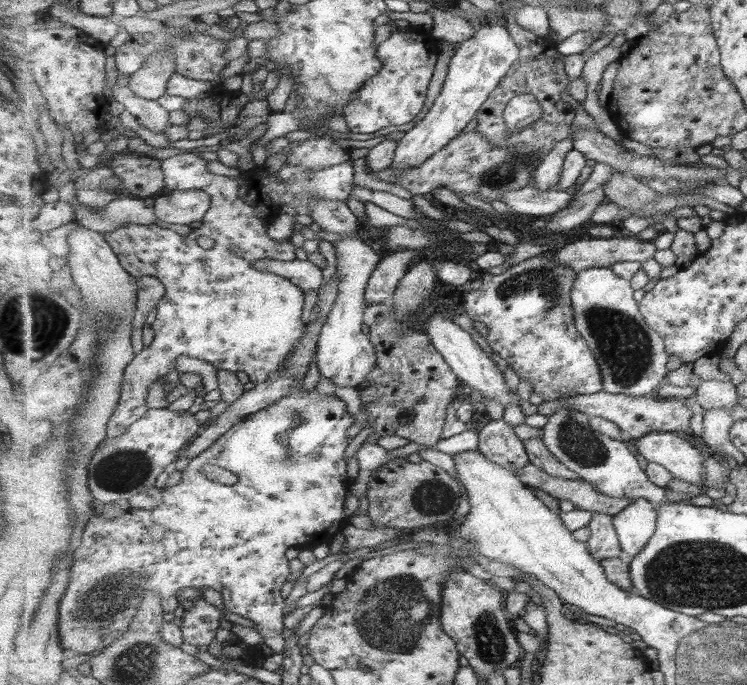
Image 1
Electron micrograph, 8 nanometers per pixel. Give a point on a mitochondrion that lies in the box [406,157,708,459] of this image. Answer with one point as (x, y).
(628, 352)

